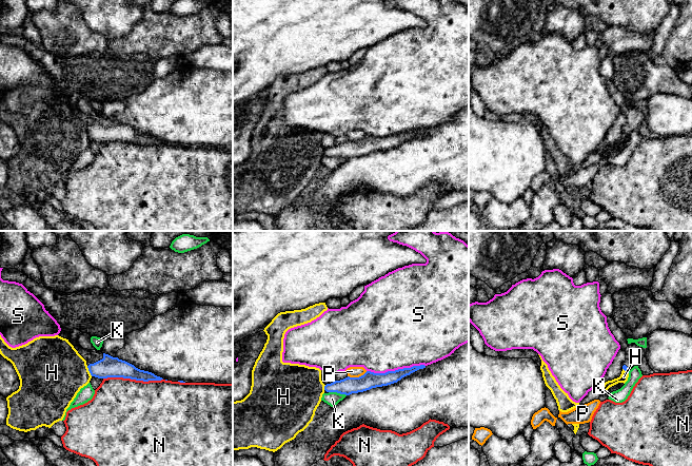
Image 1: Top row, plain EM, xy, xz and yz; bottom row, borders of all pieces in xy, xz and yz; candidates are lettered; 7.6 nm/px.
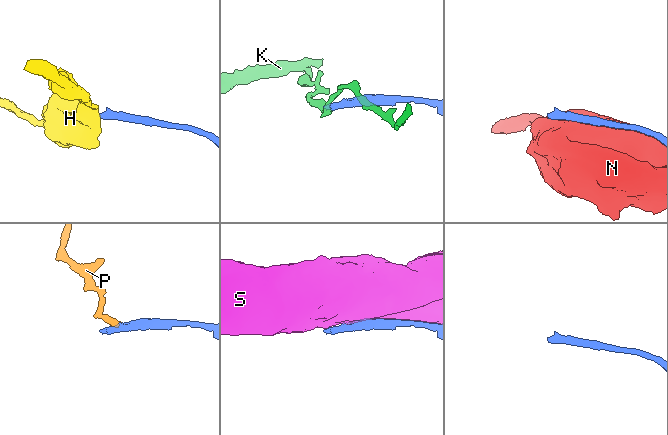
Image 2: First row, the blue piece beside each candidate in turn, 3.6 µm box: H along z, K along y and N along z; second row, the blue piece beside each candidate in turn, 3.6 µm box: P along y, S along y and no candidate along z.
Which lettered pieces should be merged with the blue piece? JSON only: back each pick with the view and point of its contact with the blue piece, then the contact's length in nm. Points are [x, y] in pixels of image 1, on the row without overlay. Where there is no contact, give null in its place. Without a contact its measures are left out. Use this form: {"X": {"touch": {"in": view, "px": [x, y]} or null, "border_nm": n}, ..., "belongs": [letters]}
{"belongs": []}

